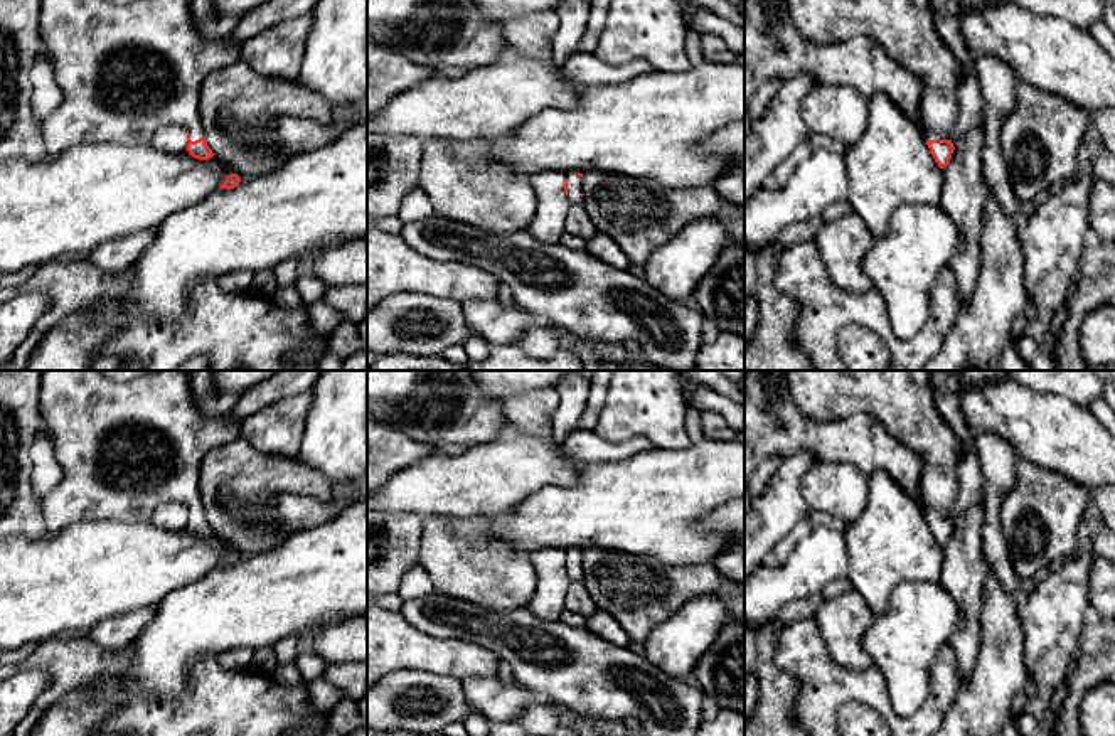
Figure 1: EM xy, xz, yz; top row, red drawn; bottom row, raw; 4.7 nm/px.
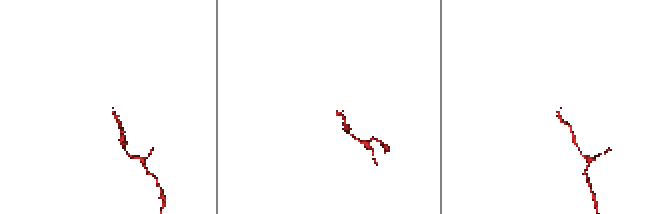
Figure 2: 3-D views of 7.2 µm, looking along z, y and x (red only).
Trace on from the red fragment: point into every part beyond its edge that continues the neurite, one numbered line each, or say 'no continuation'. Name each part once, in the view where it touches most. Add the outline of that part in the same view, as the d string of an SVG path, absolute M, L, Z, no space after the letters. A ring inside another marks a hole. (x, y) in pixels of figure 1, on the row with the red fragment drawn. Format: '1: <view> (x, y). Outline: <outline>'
1: xy (125, 71). Outline: M40 0L40 34L62 91L61 104L42 123L49 157L81 143L147 145L160 126L172 123L185 126L192 141L205 138L199 115L200 86L209 74L241 59L241 45L232 37L204 39L199 34L189 0L136 0L128 5Z

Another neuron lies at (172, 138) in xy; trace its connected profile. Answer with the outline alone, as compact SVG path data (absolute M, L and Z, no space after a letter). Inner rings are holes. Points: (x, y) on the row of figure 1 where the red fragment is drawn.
M175 123L163 125L153 133L152 143L167 153L179 153L187 148L187 128Z

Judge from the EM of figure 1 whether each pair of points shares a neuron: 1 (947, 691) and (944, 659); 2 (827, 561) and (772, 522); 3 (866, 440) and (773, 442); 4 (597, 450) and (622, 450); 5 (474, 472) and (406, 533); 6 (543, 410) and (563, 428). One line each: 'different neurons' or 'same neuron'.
1: same neuron
2: different neurons
3: same neuron
4: same neuron
5: different neurons
6: different neurons

